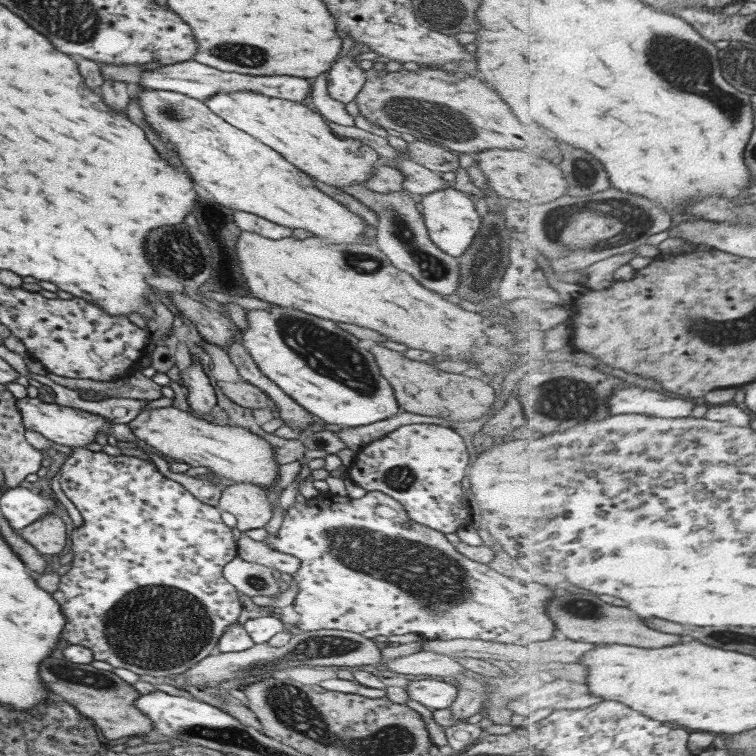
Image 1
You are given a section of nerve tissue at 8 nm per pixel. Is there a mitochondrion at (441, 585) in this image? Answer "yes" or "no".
yes

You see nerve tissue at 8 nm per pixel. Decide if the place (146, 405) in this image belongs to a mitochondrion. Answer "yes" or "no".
no

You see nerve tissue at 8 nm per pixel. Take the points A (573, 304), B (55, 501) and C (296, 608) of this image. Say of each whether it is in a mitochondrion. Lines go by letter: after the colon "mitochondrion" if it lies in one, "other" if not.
A: other
B: other
C: other

